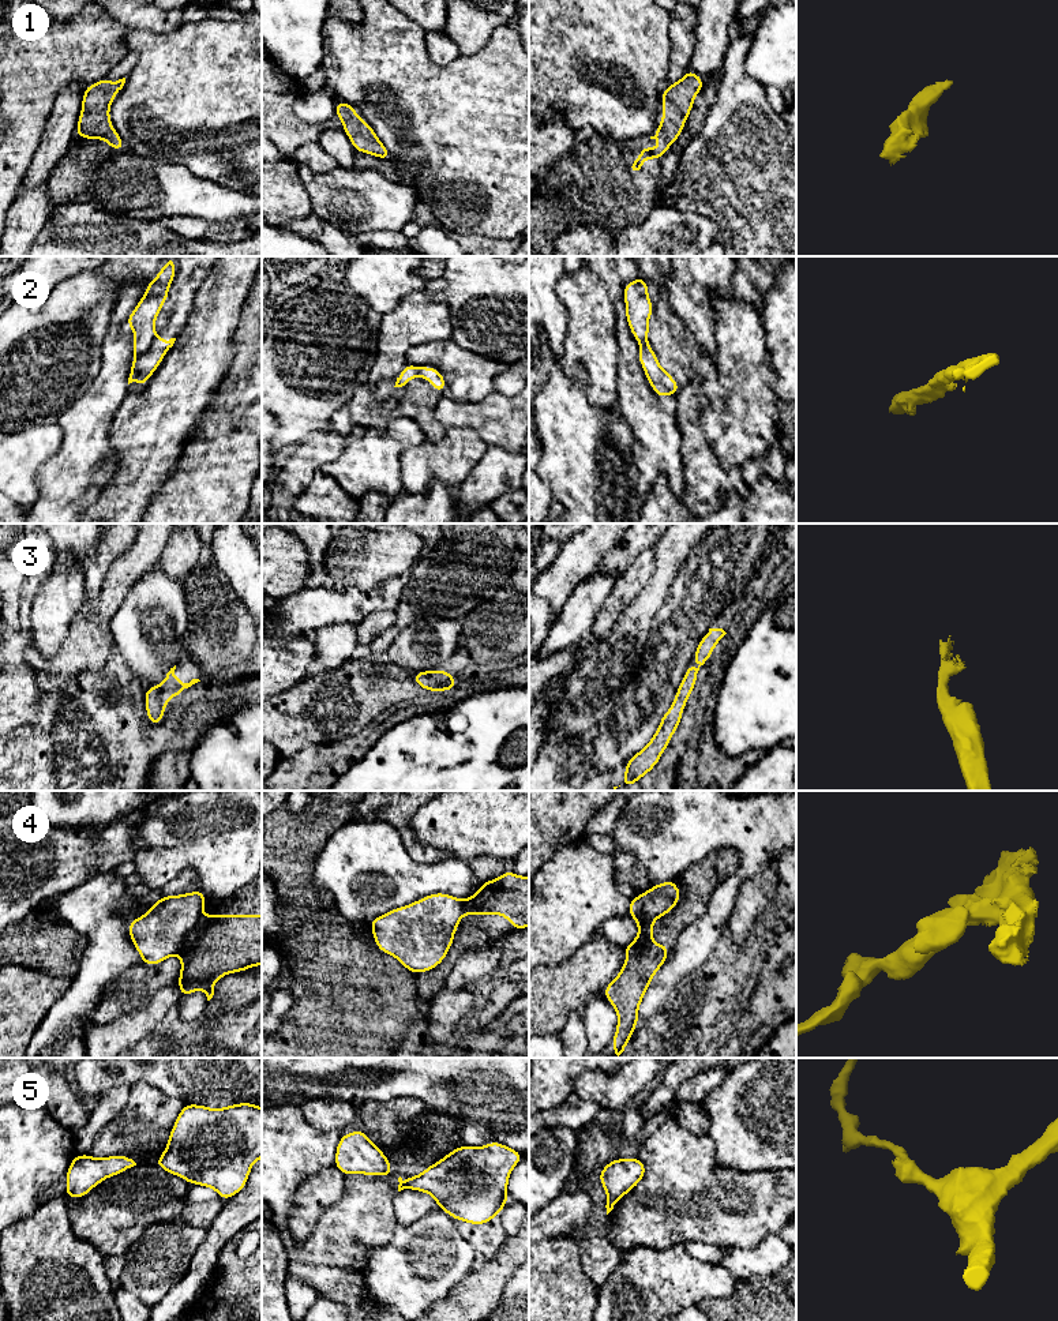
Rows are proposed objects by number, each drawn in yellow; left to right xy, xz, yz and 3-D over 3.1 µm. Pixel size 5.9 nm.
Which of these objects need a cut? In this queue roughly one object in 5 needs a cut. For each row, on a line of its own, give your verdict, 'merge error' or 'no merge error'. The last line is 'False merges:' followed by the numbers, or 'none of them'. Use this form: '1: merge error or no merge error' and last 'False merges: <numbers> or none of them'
1: no merge error
2: merge error
3: no merge error
4: merge error
5: no merge error
False merges: 2, 4

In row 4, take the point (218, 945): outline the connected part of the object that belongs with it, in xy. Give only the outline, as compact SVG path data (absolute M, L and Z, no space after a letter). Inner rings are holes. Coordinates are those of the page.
M200 915L177 956L181 961L177 982L181 998L202 990L210 1001L214 984L222 976L262 965L262 915Z

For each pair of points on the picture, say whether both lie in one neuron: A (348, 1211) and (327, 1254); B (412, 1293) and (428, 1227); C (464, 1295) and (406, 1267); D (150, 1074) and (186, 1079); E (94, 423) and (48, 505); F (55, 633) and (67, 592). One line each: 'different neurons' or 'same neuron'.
A: same neuron
B: same neuron
C: different neurons
D: same neuron
E: same neuron
F: same neuron

